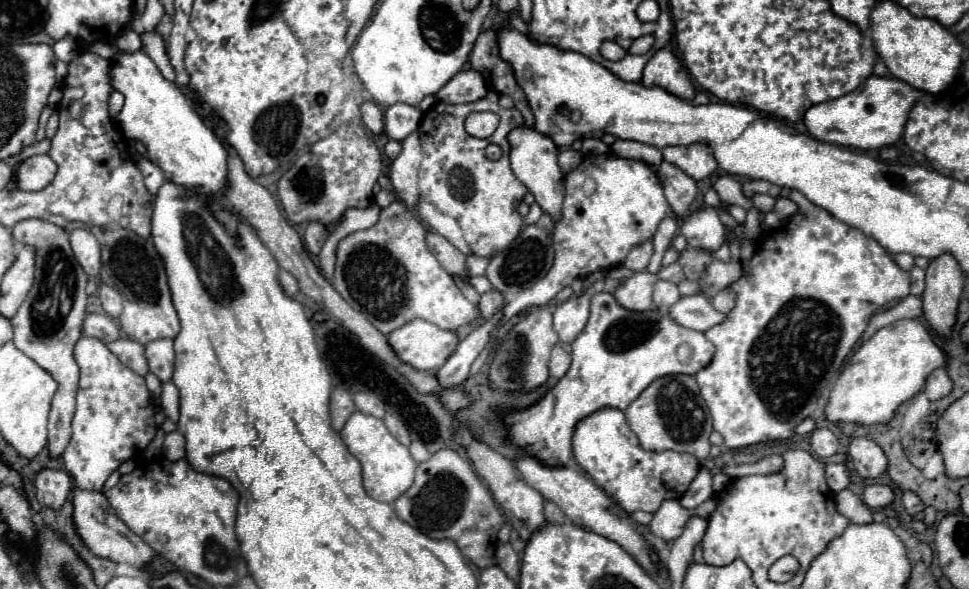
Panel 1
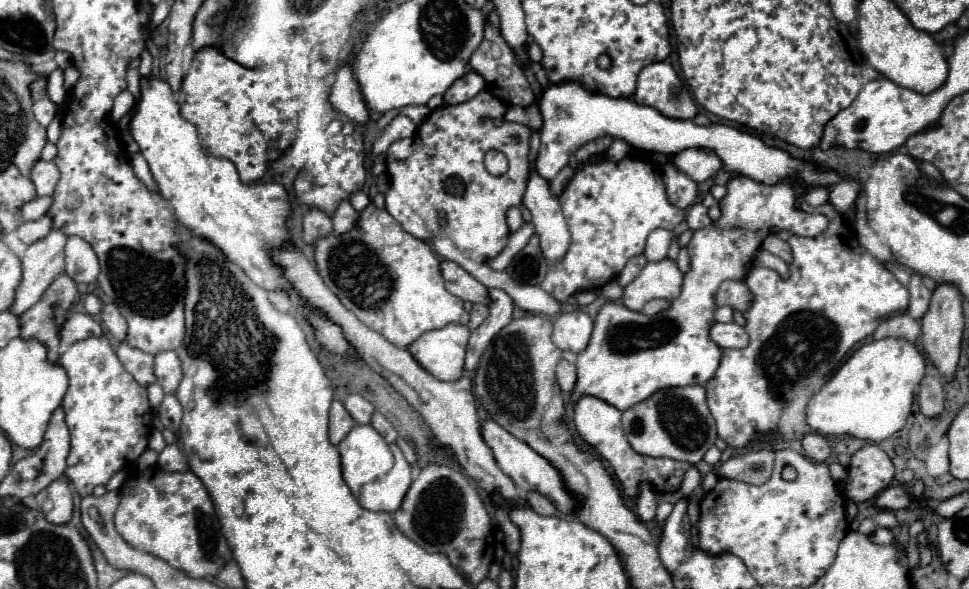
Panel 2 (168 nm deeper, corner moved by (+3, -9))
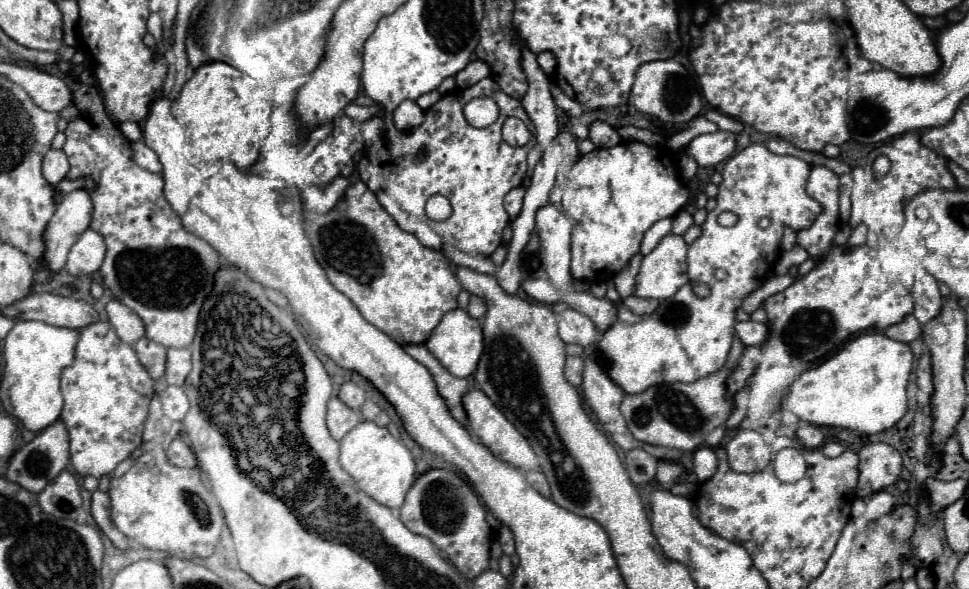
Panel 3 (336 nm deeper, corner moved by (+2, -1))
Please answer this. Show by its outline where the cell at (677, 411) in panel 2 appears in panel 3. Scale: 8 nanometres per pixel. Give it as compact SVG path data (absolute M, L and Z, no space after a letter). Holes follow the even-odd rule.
M734 338L724 368L692 384L682 384L682 382L660 384L644 390L642 394L626 394L620 412L626 418L628 430L634 434L634 438L638 438L640 442L648 442L664 448L676 448L684 452L696 450L698 446L706 444L706 436L714 428L722 426L734 412L734 402L726 398L726 378L738 366L742 350L744 350L742 340Z

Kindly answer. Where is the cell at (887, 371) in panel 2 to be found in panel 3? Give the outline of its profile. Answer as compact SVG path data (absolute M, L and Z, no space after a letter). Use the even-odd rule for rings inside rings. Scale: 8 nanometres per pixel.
M880 332L860 334L826 362L802 372L782 398L782 408L816 426L840 426L866 435L884 432L906 414L906 384L912 362L914 354L908 344Z

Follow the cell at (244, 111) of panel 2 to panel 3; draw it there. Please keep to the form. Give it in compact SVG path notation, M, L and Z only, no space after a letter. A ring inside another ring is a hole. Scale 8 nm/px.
M212 62L200 66L184 84L178 100L172 104L172 114L186 126L192 154L200 162L230 160L244 170L256 162L258 150L268 136L270 108L270 90L224 62Z

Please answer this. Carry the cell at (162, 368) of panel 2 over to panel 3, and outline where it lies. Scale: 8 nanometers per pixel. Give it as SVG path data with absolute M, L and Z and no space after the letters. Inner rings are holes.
M170 348L166 362L166 380L168 384L182 386L186 376L192 370L192 354L188 348Z

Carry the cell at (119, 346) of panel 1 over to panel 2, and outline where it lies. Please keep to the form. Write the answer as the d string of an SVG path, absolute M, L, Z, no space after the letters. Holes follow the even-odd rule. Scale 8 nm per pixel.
M121 342L117 346L117 356L121 360L121 364L127 368L127 372L141 384L141 386L149 386L151 382L155 382L155 374L153 374L153 356L145 354L137 348L131 348L127 342Z

